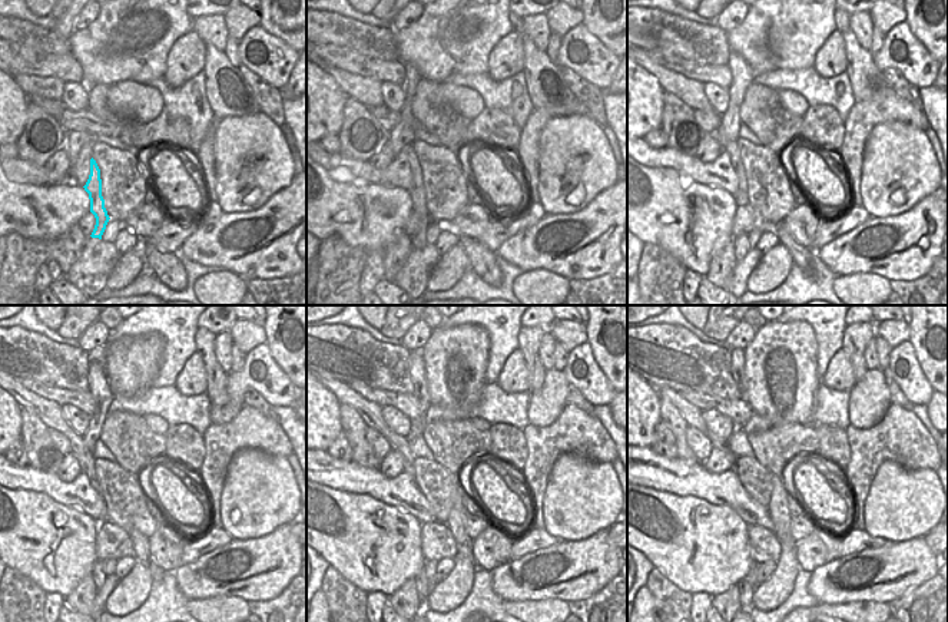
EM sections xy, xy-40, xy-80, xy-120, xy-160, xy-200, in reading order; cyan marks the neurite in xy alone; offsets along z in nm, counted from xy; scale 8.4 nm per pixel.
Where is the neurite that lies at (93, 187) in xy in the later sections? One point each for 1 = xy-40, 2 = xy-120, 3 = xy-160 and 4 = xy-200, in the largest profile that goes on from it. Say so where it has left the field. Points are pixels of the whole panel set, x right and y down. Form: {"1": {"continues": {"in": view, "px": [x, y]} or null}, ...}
{"1": {"continues": {"in": "xy-40", "px": [417, 191]}}, "2": {"continues": {"in": "xy-120", "px": [85, 457]}}, "3": {"continues": {"in": "xy-160", "px": [397, 443]}}, "4": {"continues": {"in": "xy-200", "px": [743, 588]}}}

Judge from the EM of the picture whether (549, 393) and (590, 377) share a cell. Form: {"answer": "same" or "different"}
{"answer": "same"}

